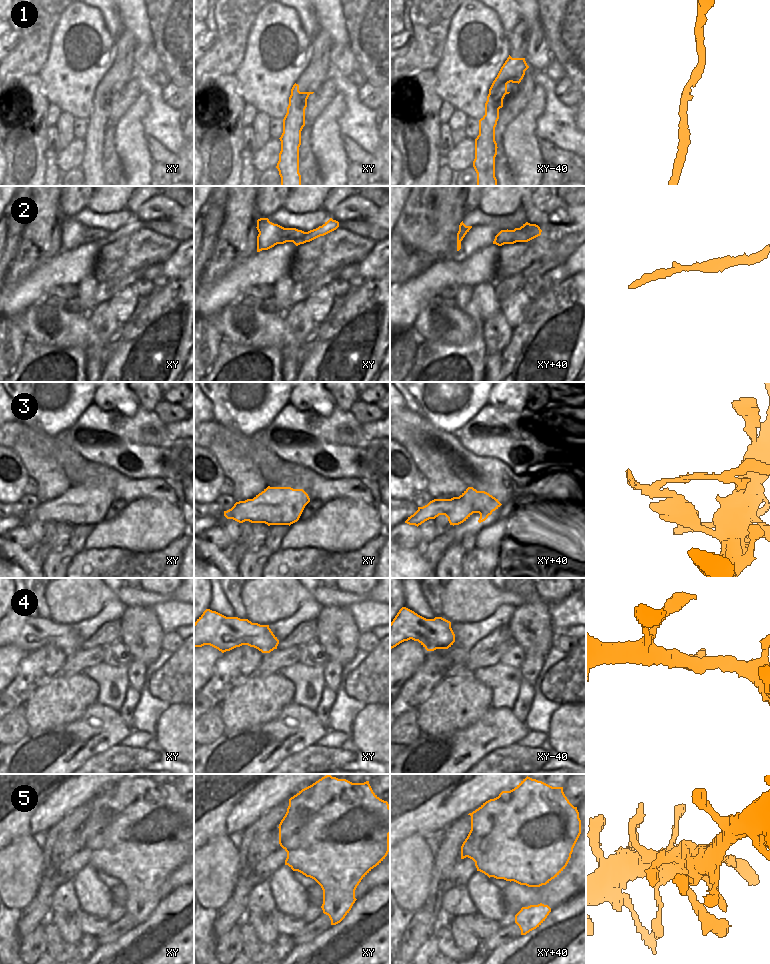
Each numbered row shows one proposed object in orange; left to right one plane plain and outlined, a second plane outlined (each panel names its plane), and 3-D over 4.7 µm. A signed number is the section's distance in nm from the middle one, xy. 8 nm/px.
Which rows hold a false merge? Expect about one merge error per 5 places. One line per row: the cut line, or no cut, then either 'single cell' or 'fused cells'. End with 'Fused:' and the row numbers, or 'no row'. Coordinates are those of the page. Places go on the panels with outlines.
1: cut none; single cell
2: cut none; single cell
3: cut none; single cell
4: cut none; single cell
5: cut none; single cell
Fused: no row

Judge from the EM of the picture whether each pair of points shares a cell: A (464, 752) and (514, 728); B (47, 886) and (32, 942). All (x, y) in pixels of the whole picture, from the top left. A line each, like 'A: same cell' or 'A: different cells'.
A: same cell
B: different cells

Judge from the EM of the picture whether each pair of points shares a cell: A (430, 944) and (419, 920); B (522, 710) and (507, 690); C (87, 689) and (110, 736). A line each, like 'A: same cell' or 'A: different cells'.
A: different cells
B: different cells
C: different cells

